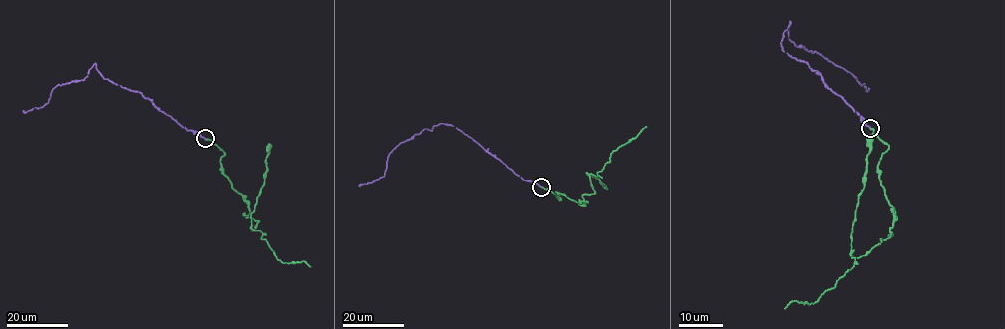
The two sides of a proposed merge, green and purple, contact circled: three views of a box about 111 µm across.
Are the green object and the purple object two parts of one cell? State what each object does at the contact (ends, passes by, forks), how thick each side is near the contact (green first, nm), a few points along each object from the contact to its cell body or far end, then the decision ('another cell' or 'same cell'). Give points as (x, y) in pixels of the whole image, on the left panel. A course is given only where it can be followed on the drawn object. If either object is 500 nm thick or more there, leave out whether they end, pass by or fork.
green ends | purple ends | 240/190 nm | green via (204, 138), (224, 152), (222, 172), (248, 205), (246, 217), (259, 221), (253, 230), (278, 260), (310, 267) | purple via (204, 138), (187, 130), (139, 92), (104, 78), (95, 63), (82, 80), (57, 85), (47, 103), (23, 110) | same cell

